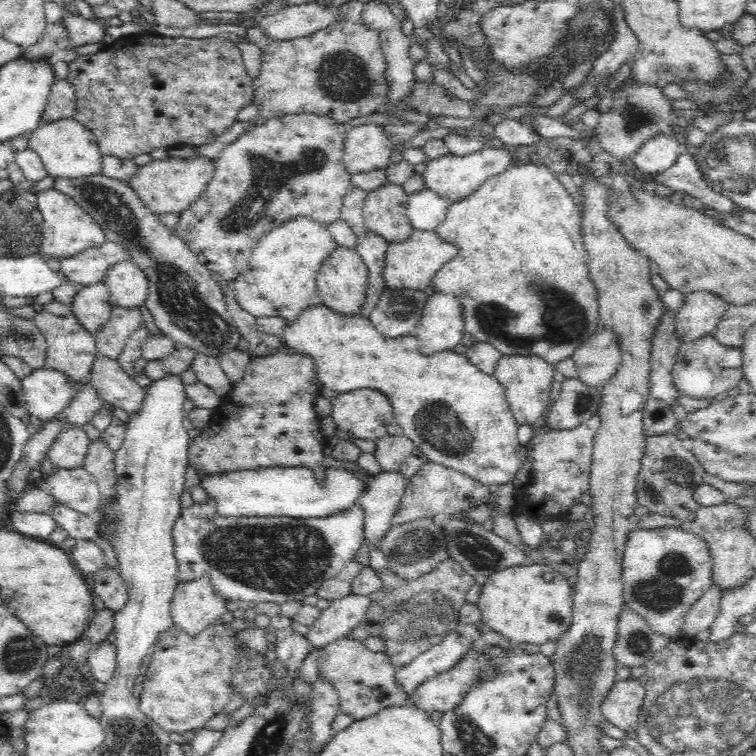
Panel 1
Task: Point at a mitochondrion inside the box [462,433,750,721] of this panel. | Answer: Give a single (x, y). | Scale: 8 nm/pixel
(663, 593)

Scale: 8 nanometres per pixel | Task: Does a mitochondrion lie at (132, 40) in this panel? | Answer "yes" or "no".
no

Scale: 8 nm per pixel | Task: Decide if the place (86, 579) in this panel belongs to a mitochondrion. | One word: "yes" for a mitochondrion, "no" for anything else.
no

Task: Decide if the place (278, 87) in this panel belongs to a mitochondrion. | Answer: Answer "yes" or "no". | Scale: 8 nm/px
no

